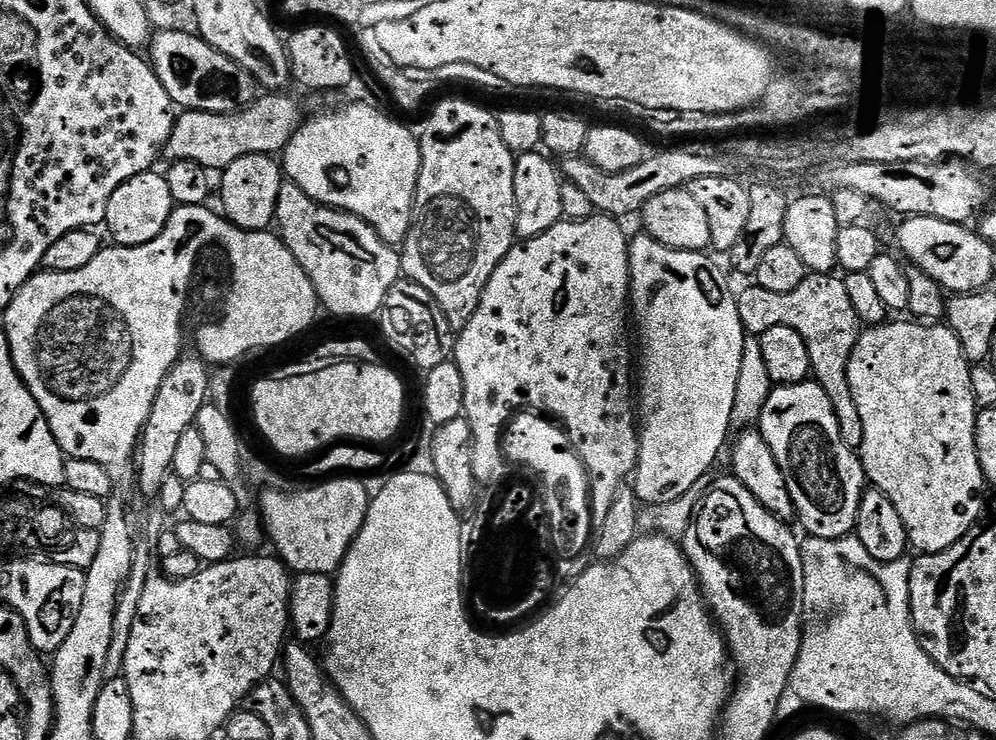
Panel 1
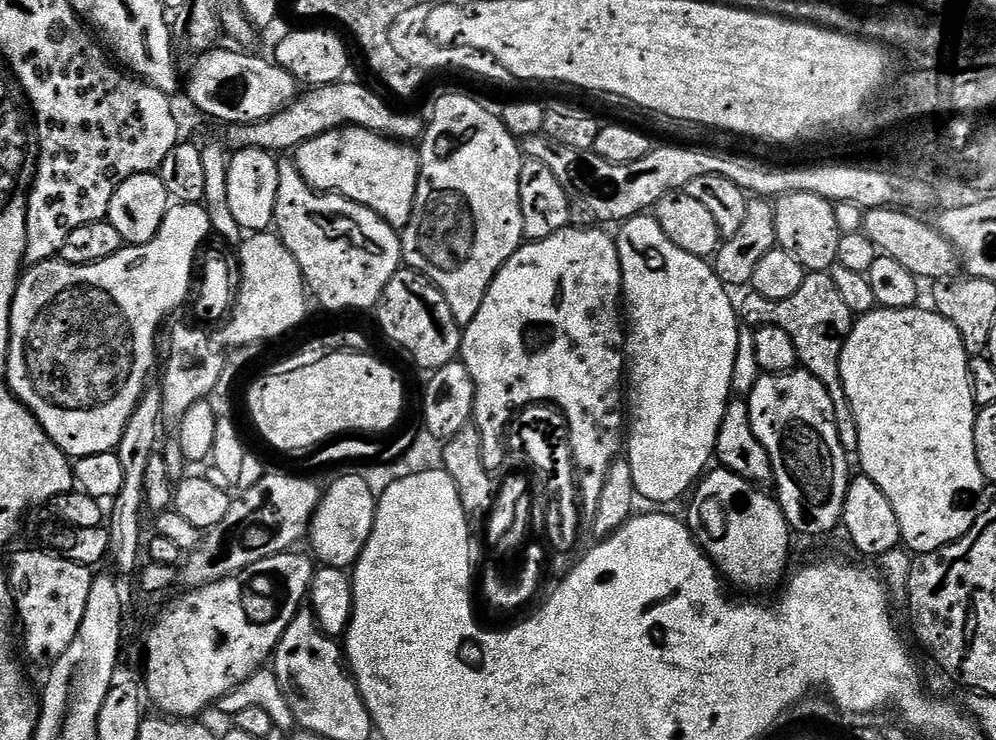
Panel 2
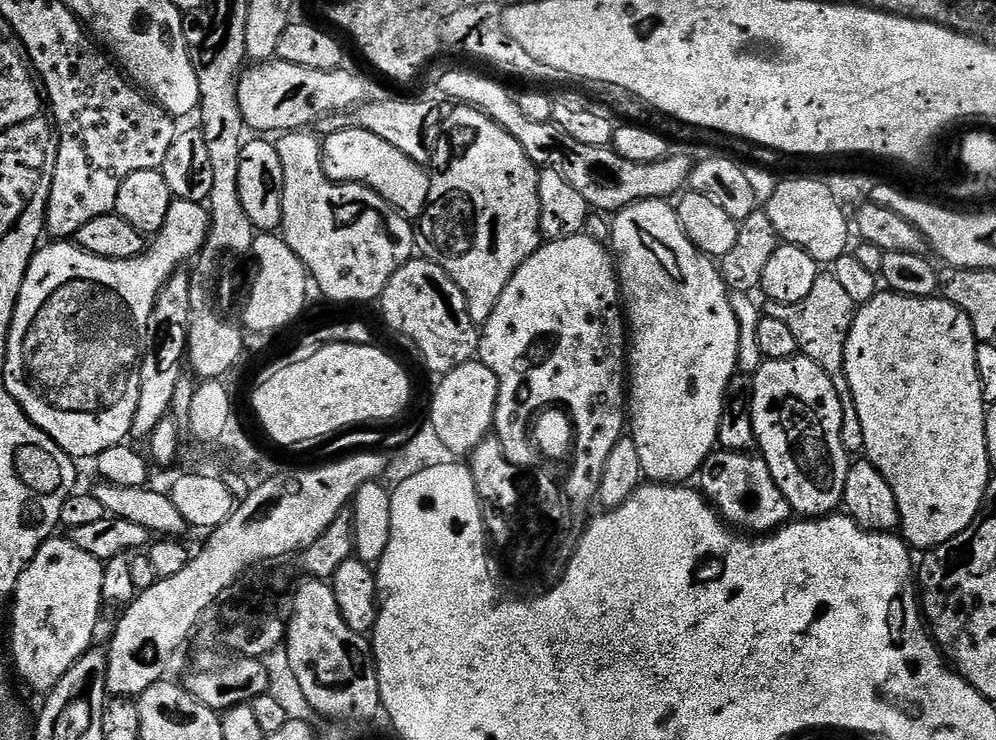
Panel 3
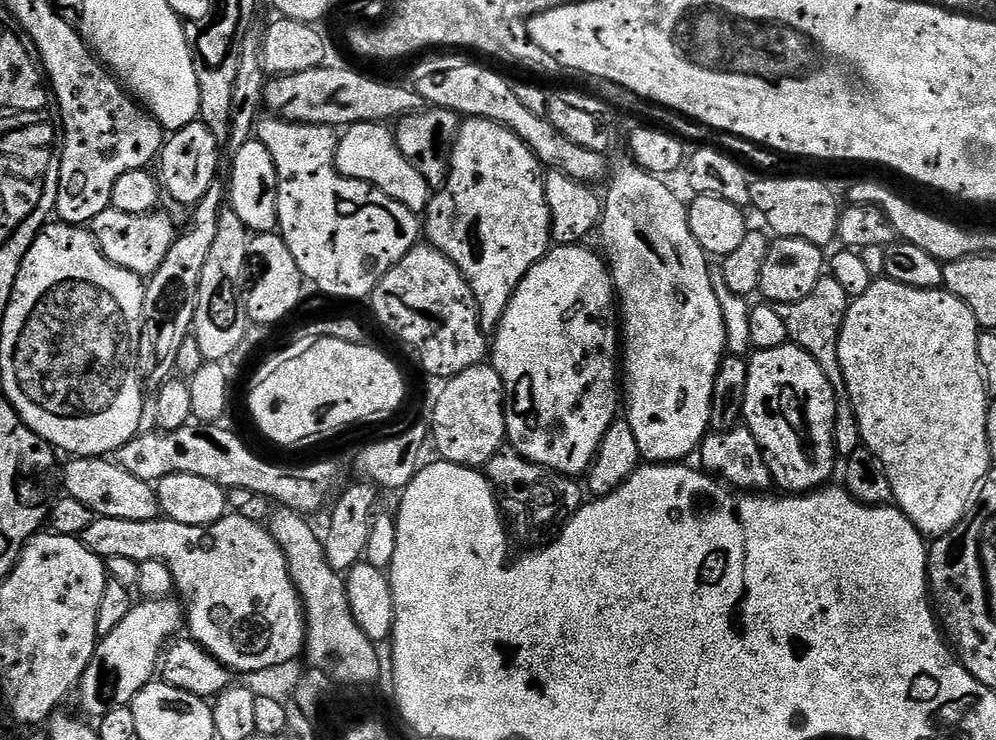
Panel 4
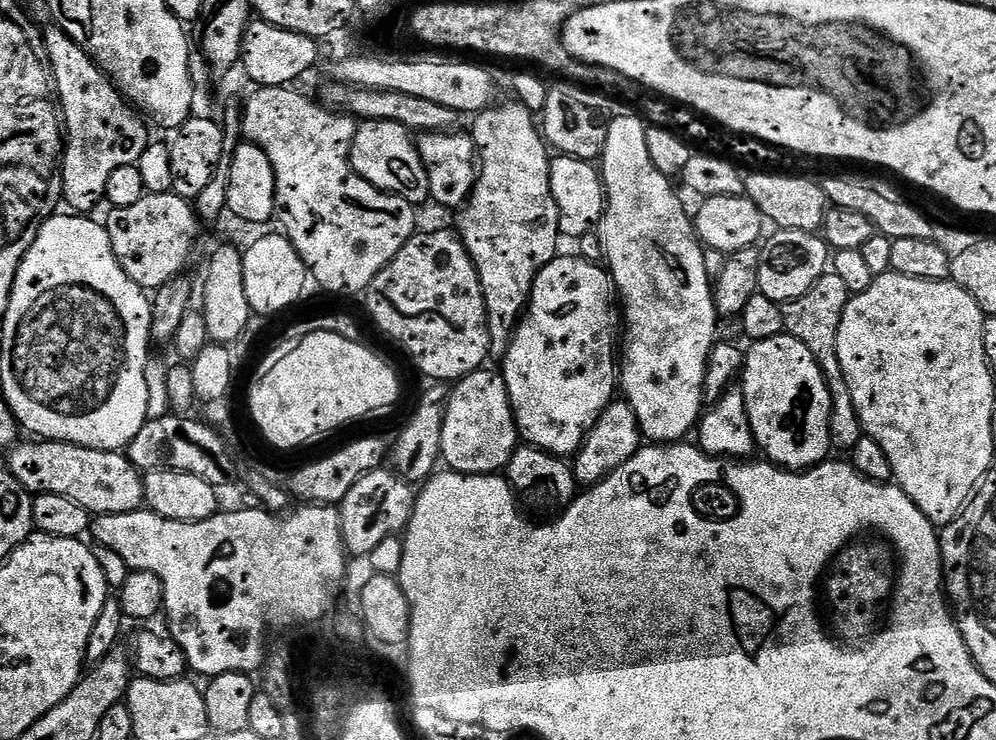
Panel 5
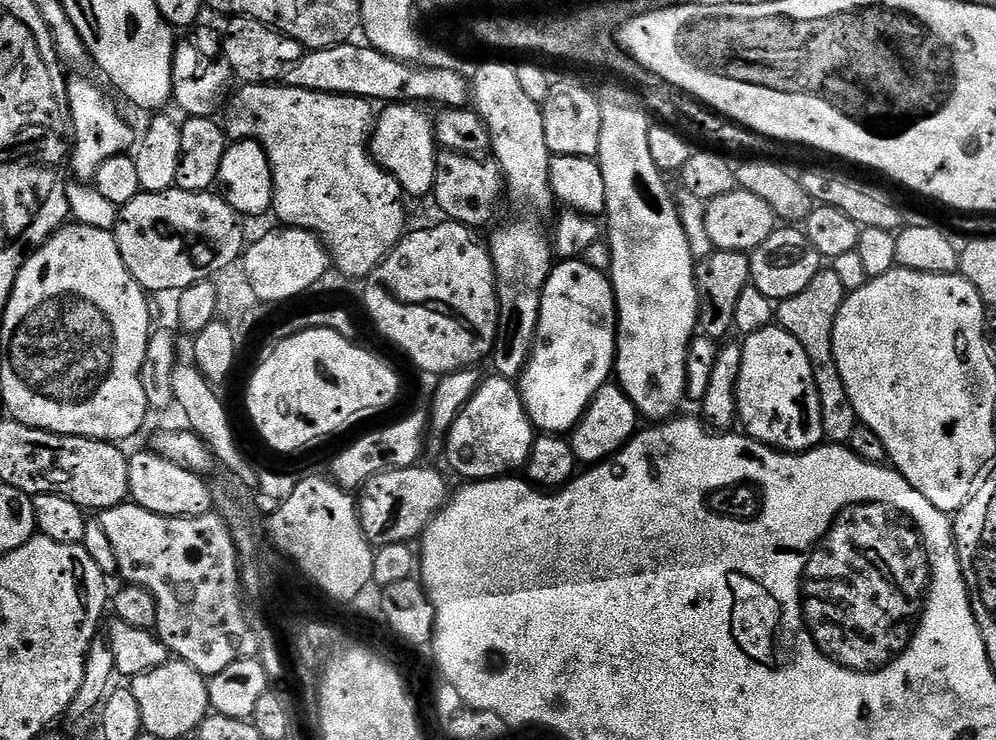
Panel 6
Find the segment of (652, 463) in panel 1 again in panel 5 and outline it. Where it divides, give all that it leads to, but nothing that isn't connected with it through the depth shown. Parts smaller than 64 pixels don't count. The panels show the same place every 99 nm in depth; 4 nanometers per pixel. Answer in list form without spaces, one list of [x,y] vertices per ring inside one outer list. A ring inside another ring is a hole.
[[[639,115],[636,116],[608,120],[602,157],[606,199],[598,231],[604,247],[606,268],[618,293],[619,307],[620,304],[624,307],[622,351],[618,356],[618,384],[623,399],[628,401],[634,414],[638,414],[645,441],[671,444],[683,441],[687,437],[684,435],[697,427],[705,407],[706,362],[712,345],[718,340],[716,298],[713,281],[703,261],[705,249],[697,237],[693,217],[676,197],[673,181],[663,176],[654,162],[650,162],[650,150],[646,150],[646,124]]]

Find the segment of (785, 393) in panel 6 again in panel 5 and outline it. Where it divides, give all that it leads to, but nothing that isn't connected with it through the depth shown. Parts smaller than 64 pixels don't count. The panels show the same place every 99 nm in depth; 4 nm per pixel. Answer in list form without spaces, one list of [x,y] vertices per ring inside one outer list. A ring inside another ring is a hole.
[[[790,335],[775,336],[765,340],[757,340],[747,349],[742,373],[742,387],[746,398],[746,414],[750,418],[750,430],[756,439],[757,449],[764,452],[769,461],[778,468],[786,468],[790,472],[803,472],[806,468],[815,468],[829,459],[828,452],[833,451],[830,438],[830,414],[832,399],[828,383],[824,381],[818,362],[814,362],[814,354],[798,342],[798,338]]]

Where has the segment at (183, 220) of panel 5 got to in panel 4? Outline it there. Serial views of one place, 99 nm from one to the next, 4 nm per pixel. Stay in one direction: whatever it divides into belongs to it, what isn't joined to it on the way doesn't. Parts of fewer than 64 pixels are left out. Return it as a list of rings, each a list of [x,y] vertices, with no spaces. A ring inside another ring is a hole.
[[[107,208],[94,218],[90,225],[92,237],[100,248],[100,253],[114,266],[122,266],[122,270],[130,270],[135,276],[147,278],[153,276],[162,266],[166,254],[170,254],[170,246],[176,240],[178,228],[161,210],[153,210],[146,214],[122,214],[117,208]]]

